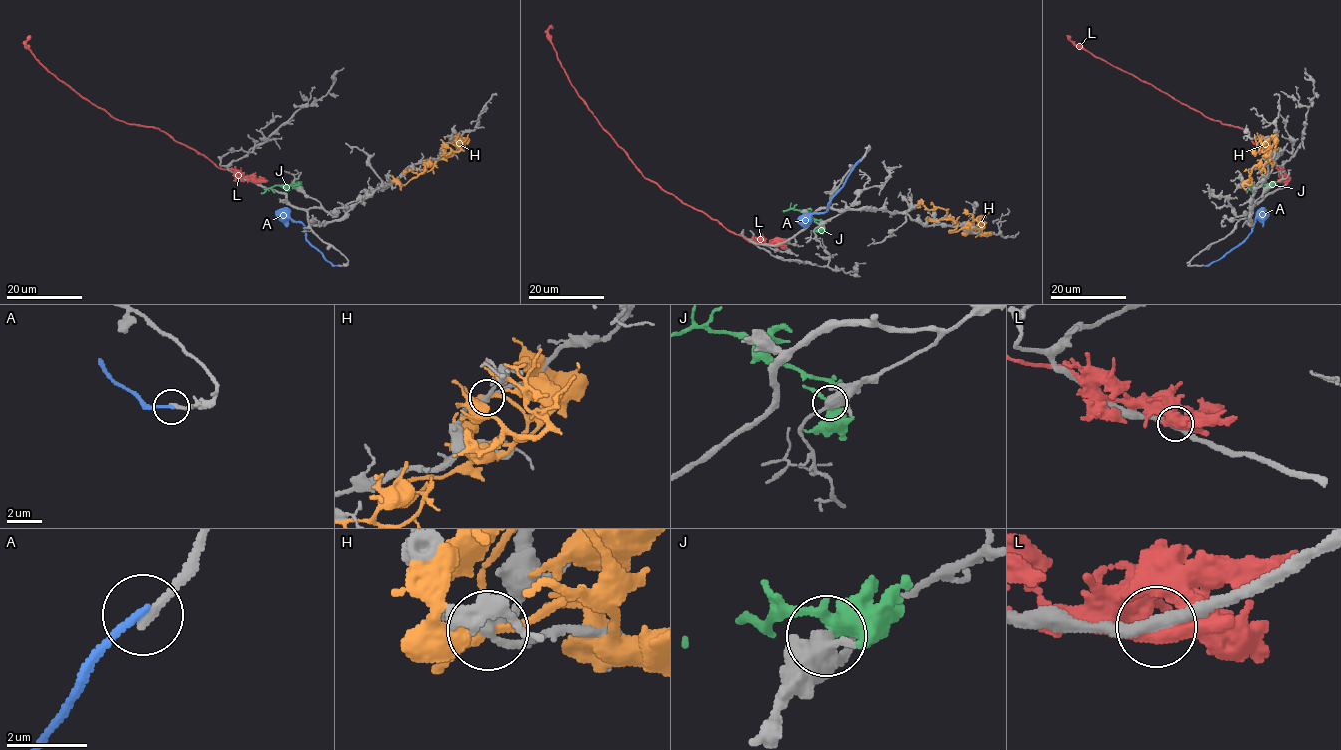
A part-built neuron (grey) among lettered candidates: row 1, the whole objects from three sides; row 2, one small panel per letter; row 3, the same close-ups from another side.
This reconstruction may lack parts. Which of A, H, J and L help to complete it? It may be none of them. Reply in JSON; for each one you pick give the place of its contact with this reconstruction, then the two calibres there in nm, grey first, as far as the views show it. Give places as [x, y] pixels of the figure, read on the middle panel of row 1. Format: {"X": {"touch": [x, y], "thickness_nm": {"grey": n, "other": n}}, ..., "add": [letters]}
{"A": {"touch": [860, 160], "thickness_nm": {"grey": 220, "other": 180}}, "add": ["A"]}

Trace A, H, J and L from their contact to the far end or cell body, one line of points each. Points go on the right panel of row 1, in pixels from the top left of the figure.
A: (1202, 265), (1218, 260), (1242, 242), (1252, 231), (1255, 215), (1264, 212)
H: (1274, 143), (1269, 155), (1273, 164), (1269, 162), (1261, 170), (1255, 165), (1249, 185), (1246, 181), (1250, 175)
J: (1267, 187), (1252, 185), (1252, 194)
L: (1287, 181), (1284, 170), (1277, 167), (1242, 128), (1203, 116), (1077, 47), (1067, 36)

